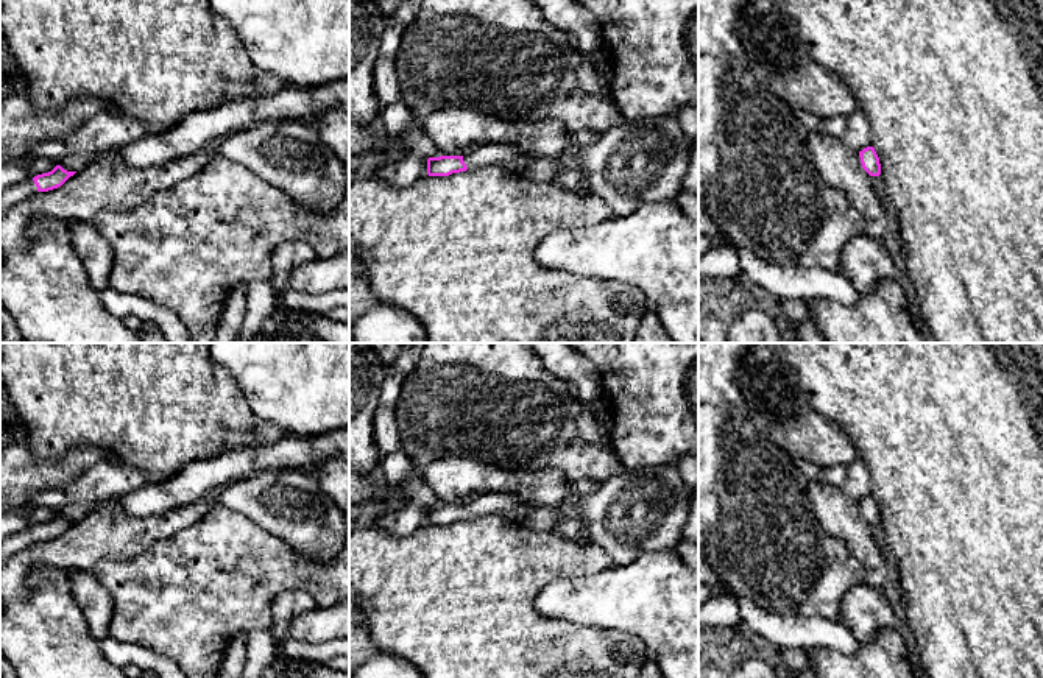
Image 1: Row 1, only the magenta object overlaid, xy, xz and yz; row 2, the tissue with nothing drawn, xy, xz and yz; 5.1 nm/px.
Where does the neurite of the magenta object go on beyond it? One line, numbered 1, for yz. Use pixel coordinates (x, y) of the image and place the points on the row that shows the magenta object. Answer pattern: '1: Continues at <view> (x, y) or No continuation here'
1: No continuation here

